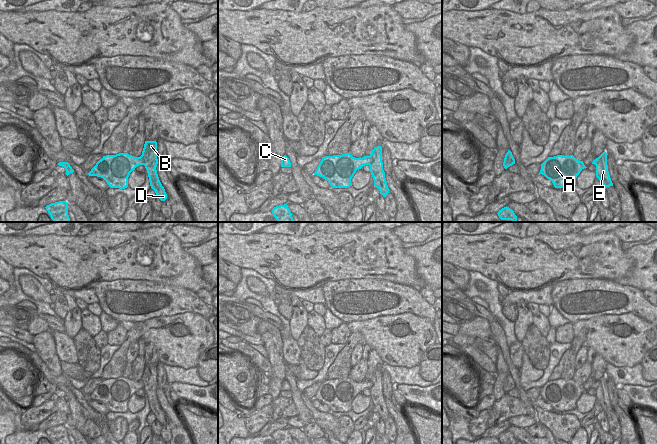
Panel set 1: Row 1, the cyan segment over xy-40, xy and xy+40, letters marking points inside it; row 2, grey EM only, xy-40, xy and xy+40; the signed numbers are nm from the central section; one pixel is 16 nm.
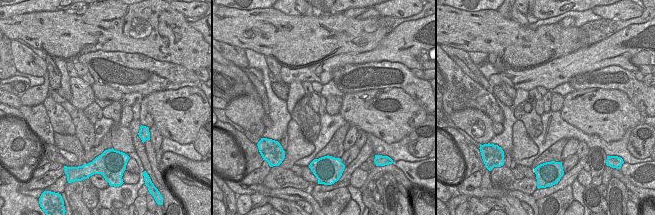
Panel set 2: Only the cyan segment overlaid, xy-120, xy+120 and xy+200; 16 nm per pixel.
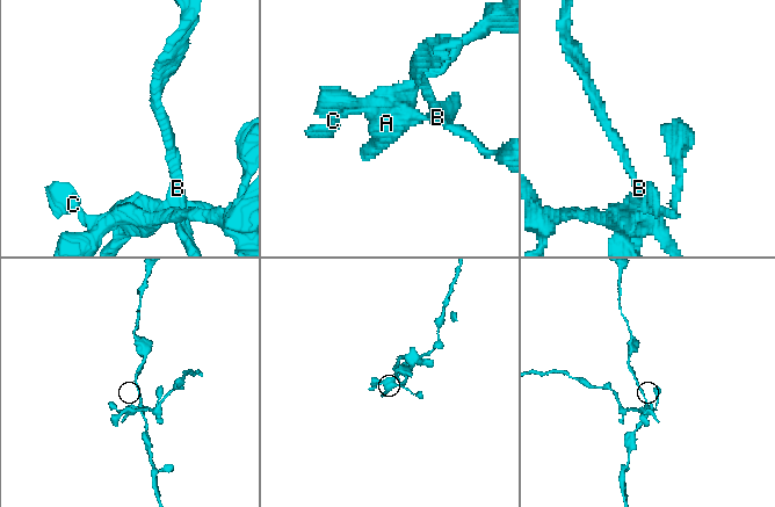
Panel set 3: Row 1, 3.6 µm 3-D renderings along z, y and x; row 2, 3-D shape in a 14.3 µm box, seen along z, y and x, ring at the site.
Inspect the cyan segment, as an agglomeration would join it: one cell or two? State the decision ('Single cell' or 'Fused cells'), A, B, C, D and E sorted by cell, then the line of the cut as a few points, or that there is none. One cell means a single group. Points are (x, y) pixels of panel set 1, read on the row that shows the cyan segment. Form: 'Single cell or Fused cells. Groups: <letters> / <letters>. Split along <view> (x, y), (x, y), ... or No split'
Fused cells. Groups: A C / B D E. Split along xy (364, 156), (369, 156), (372, 159), (370, 165).

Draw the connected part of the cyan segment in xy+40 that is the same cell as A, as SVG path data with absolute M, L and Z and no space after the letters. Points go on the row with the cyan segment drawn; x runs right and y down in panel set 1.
M557 155L541 164L540 173L551 180L555 188L565 188L576 185L576 178L584 168L587 167L583 161L573 155Z

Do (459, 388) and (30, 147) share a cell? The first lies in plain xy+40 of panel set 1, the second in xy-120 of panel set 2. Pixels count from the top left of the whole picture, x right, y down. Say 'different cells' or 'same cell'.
same cell

